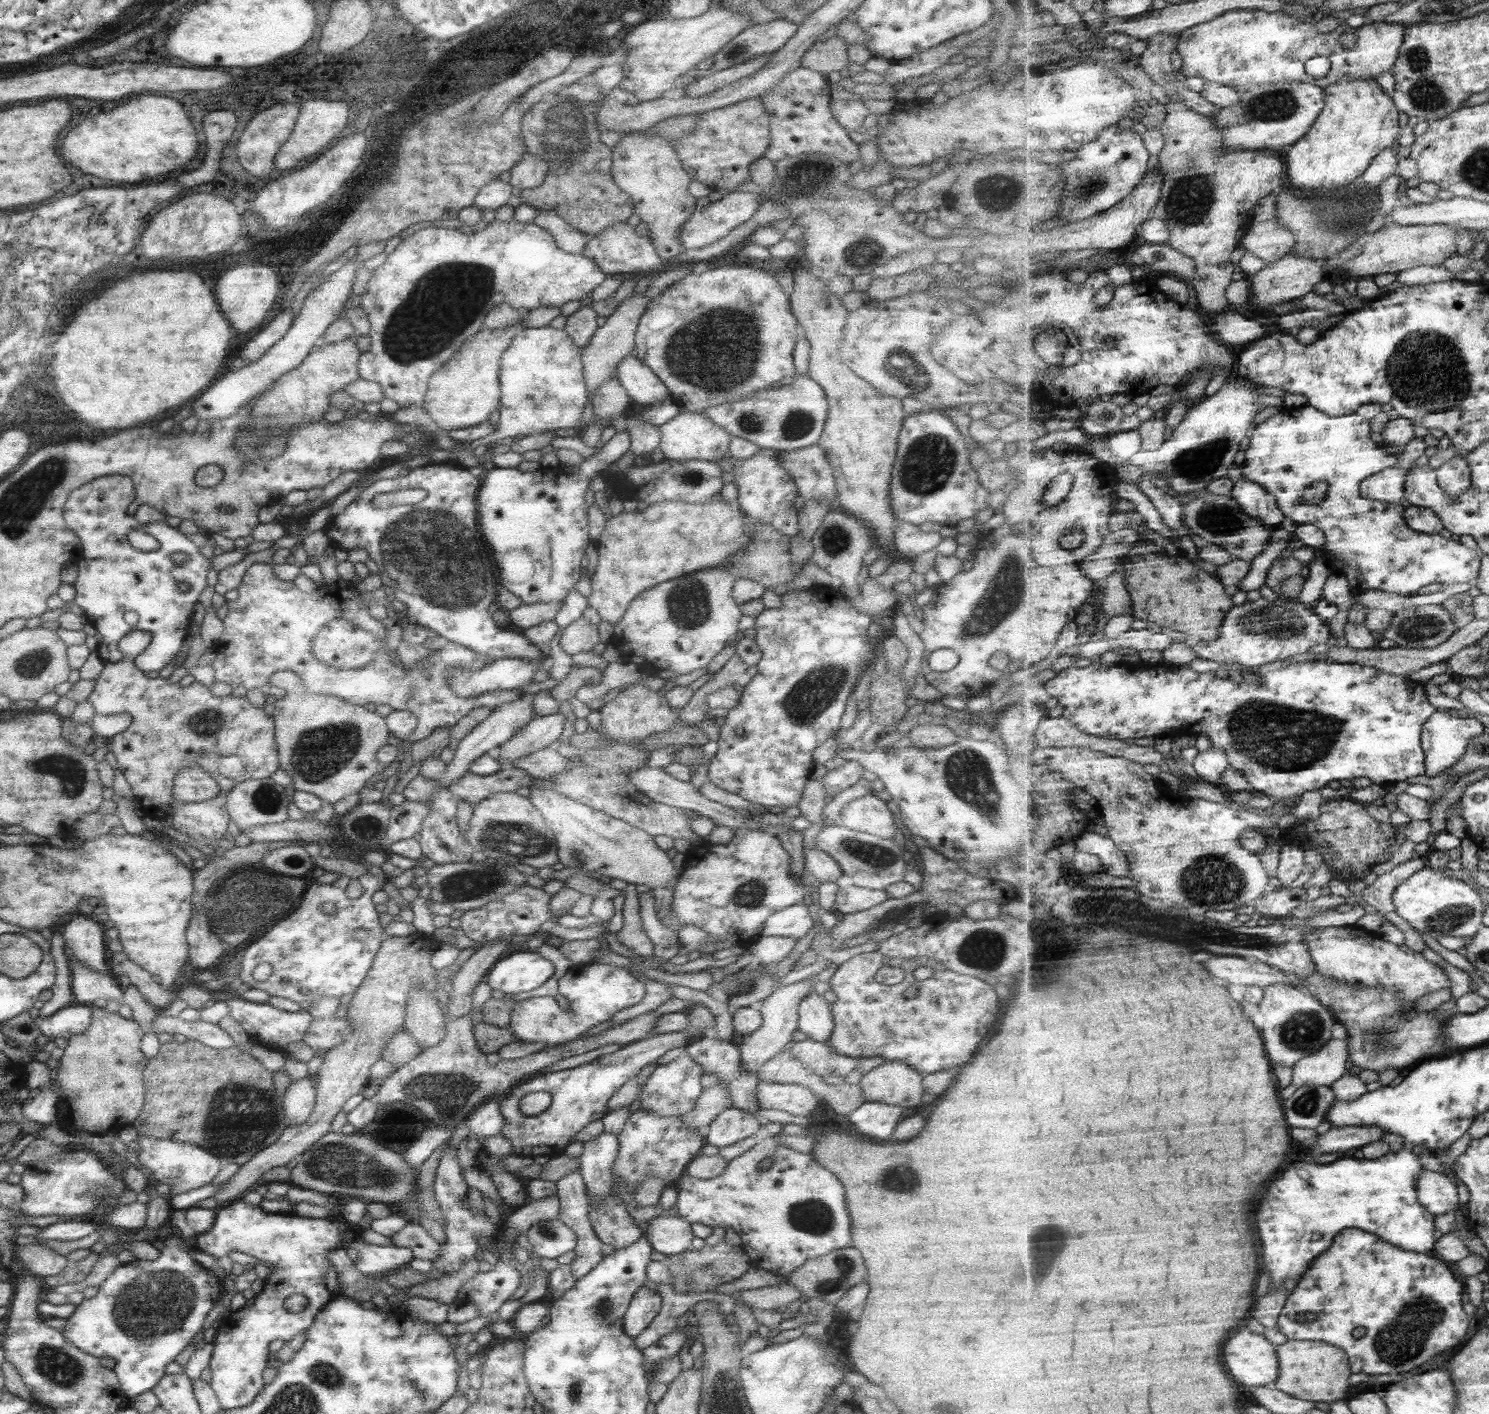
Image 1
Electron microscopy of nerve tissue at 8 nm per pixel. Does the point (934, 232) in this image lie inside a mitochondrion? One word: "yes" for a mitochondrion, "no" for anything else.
no

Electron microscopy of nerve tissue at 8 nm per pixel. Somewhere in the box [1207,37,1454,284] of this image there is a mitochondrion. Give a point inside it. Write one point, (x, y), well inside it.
(1432, 97)

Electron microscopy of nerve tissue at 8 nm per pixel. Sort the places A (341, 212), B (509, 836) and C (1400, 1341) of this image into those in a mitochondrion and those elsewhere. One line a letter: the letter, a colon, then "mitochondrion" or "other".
A: other
B: mitochondrion
C: mitochondrion

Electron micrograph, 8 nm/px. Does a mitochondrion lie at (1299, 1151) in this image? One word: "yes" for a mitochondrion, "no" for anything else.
no

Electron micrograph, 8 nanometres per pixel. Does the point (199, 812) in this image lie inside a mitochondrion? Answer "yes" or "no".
no

